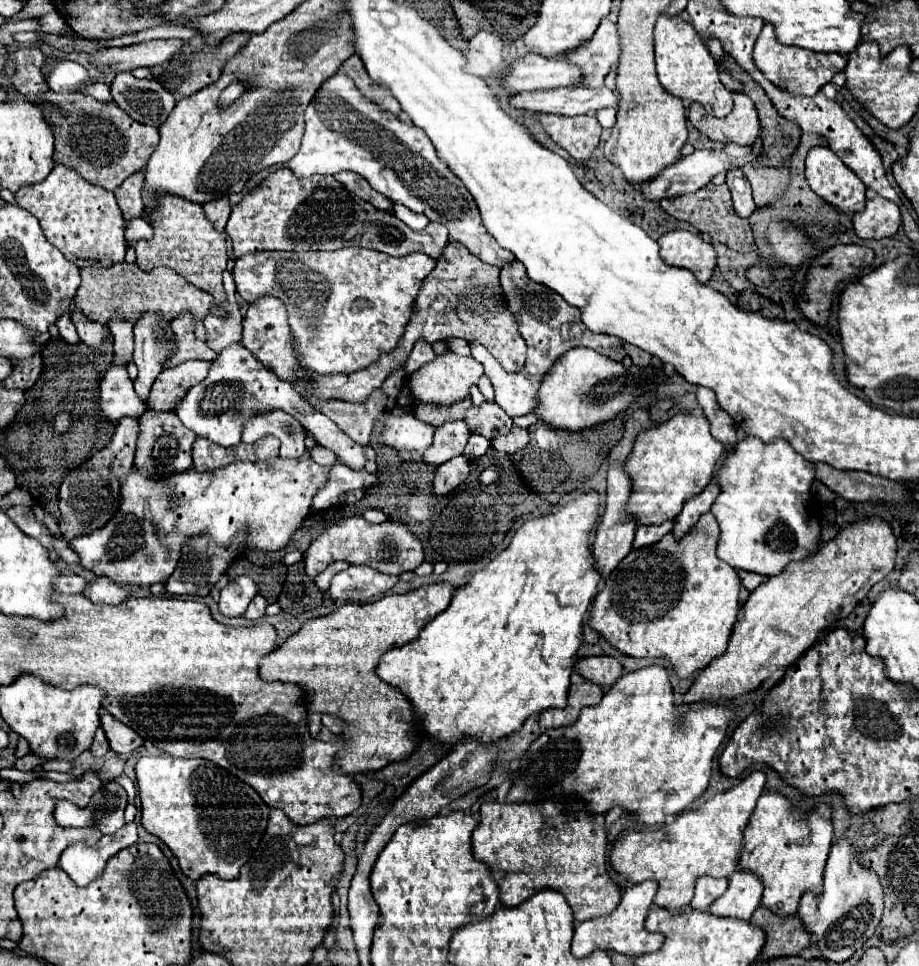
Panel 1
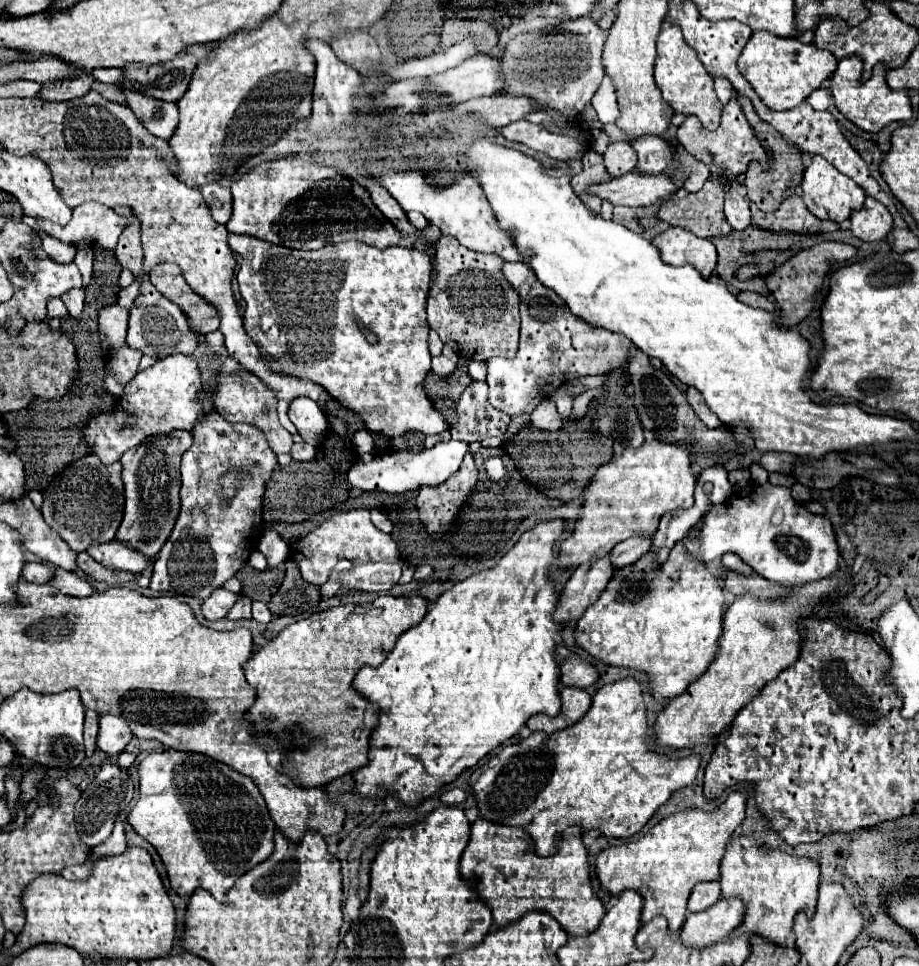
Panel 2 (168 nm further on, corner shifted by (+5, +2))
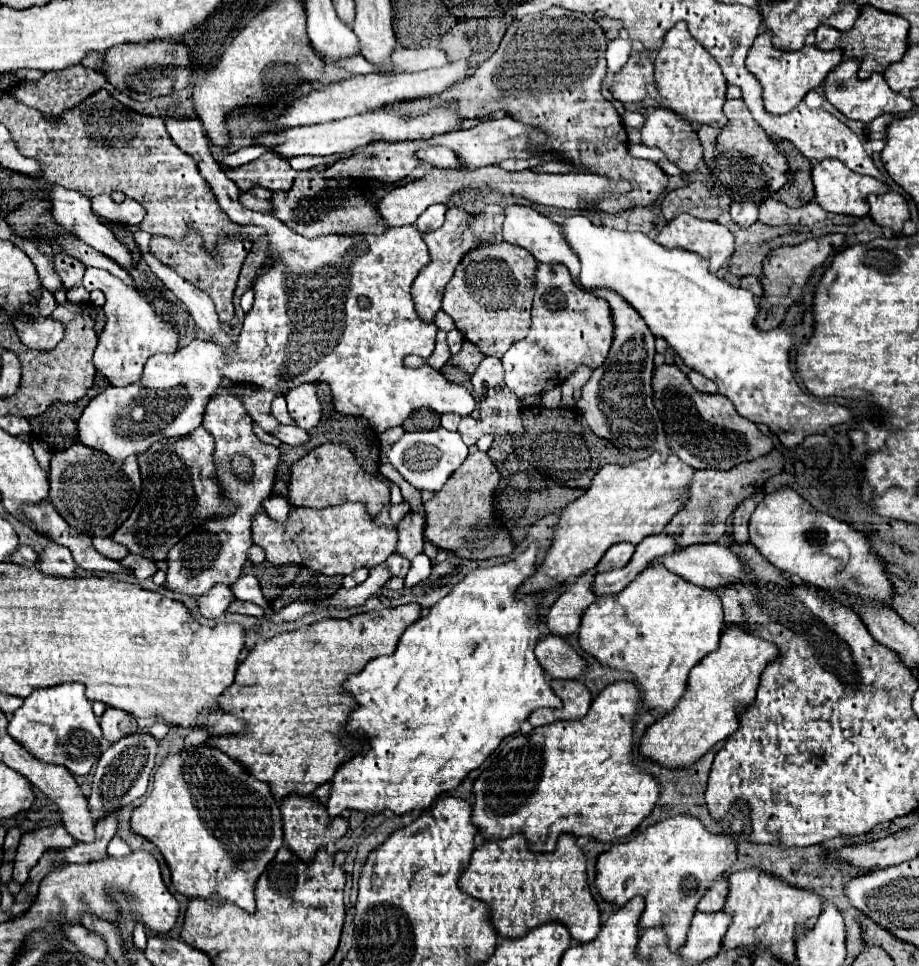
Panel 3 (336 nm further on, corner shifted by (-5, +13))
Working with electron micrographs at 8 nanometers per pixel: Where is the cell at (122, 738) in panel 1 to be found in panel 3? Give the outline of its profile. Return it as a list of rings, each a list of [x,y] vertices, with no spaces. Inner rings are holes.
[[[108,706],[106,712],[102,714],[100,728],[102,728],[102,734],[108,742],[118,742],[120,738],[124,738],[128,734],[138,732],[136,718],[130,712],[122,712],[112,706]]]

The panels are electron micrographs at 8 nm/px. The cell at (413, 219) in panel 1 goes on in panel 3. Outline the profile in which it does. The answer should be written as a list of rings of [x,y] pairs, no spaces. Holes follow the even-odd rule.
[[[432,204],[420,214],[420,218],[416,220],[416,228],[420,232],[436,230],[436,228],[440,228],[444,224],[444,214],[446,214],[446,206],[444,204]]]

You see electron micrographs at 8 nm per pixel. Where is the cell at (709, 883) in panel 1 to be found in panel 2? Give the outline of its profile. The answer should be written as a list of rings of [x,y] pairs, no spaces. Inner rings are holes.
[[[708,881],[708,883],[698,883],[692,889],[692,895],[688,899],[688,911],[698,913],[710,909],[718,899],[720,899],[720,885],[718,881]]]

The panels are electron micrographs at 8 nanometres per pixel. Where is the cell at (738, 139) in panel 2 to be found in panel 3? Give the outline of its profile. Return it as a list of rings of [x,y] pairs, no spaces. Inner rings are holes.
[[[726,100],[724,114],[728,116],[728,124],[724,128],[704,124],[698,130],[698,138],[704,146],[704,162],[714,176],[712,186],[732,200],[754,200],[760,204],[786,184],[786,158],[776,150],[774,142],[756,124],[756,120],[752,120],[752,114],[744,108],[744,100]]]

